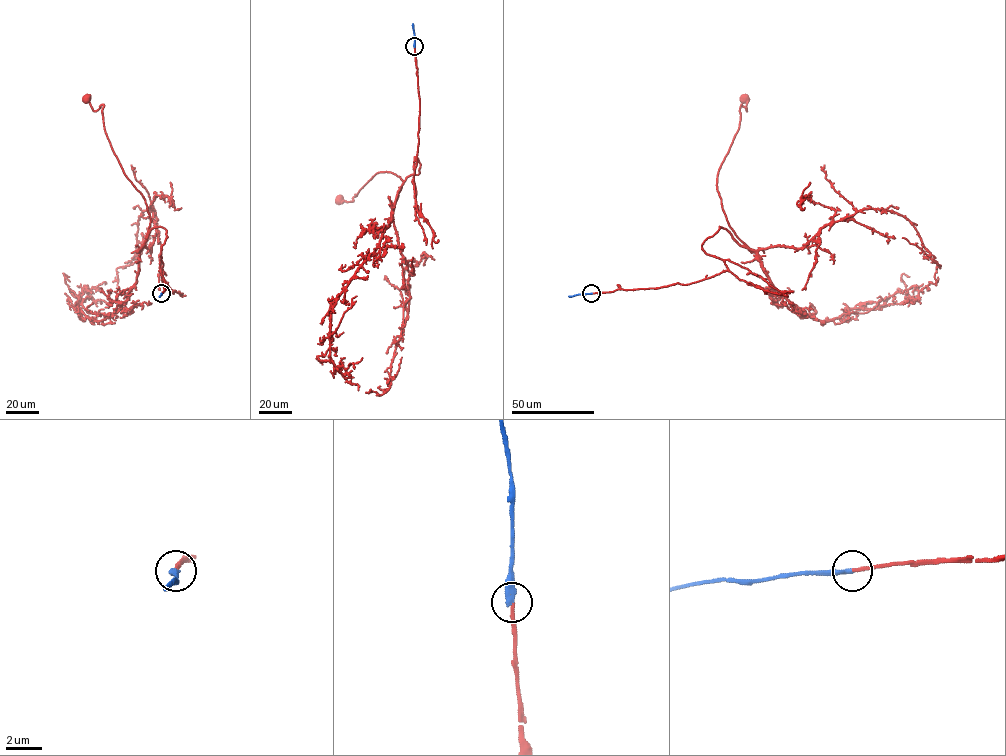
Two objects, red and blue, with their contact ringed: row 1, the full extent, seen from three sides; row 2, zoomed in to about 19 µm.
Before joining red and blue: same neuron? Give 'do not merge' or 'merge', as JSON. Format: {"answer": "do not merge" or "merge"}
{"answer": "merge"}

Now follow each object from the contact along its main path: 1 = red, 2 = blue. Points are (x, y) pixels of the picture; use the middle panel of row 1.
1: (414, 47), (413, 182), (414, 157), (418, 174), (395, 202), (403, 182), (391, 172), (339, 201)
2: (414, 47), (413, 23)

